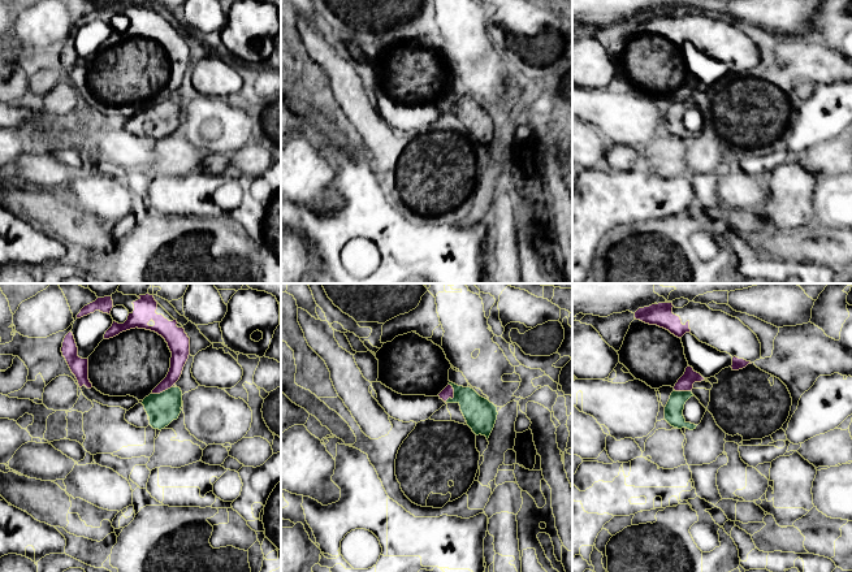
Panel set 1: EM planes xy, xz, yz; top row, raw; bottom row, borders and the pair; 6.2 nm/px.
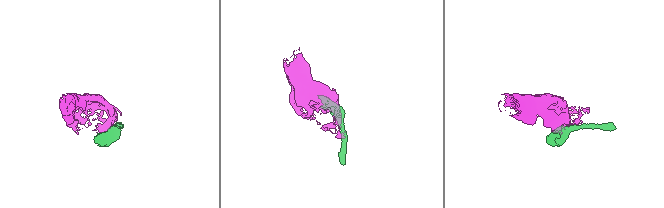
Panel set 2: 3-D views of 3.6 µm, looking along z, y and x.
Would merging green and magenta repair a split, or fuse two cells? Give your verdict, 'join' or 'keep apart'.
keep apart

